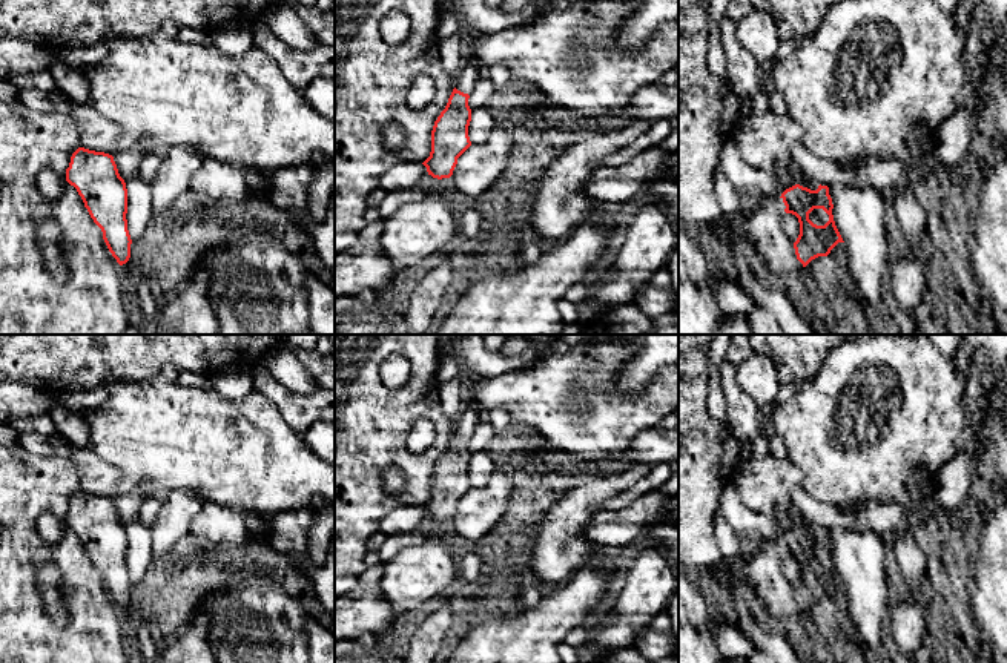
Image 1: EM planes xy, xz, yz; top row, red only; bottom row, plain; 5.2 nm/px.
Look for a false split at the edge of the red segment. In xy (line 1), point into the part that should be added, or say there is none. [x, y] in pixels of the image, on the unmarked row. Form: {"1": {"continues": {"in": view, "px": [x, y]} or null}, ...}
{"1": {"continues": null}}

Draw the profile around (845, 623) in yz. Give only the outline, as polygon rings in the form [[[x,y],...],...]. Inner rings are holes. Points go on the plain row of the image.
[[[838,586],[830,597],[827,599],[834,603],[834,612],[837,618],[837,631],[841,640],[852,642],[857,648],[860,648],[855,623],[849,611],[849,595],[844,586]]]

